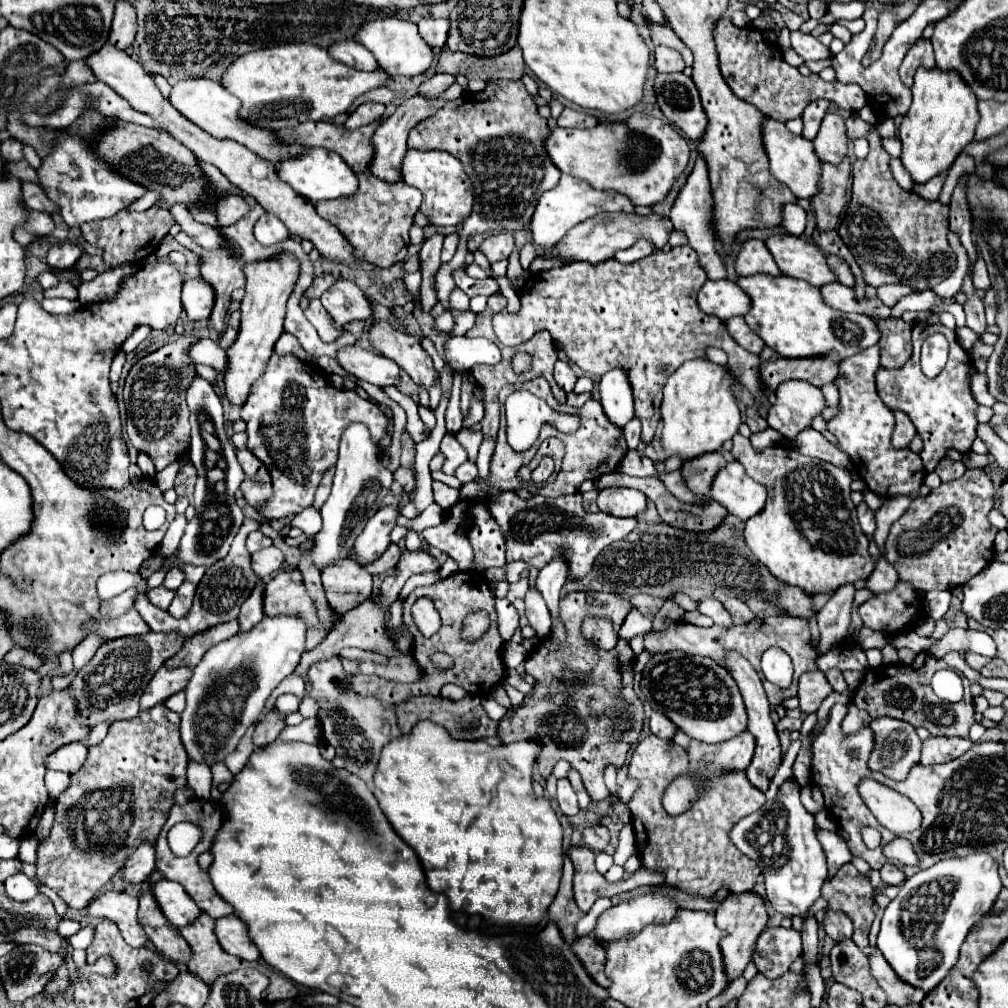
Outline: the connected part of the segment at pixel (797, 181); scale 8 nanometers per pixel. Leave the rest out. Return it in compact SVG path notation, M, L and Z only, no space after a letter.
M763 118L761 122L761 140L763 140L763 150L769 160L769 172L783 182L797 198L811 198L819 190L819 158L813 150L813 144L785 128L785 124L773 120L773 118Z

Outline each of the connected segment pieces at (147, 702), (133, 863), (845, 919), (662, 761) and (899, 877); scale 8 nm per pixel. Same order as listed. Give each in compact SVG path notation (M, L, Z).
M161 668L161 670L157 670L157 674L151 678L151 682L147 684L147 688L139 700L139 712L151 710L153 706L165 702L165 698L183 690L187 686L189 678L191 678L189 668L177 668L177 670Z
M145 840L141 842L141 846L127 858L123 872L125 872L125 880L129 884L133 882L145 882L147 876L153 872L155 868L155 844Z
M827 910L823 928L825 928L827 936L831 936L835 942L839 942L843 938L851 938L851 934L853 934L853 920L847 914L843 914L843 912Z
M647 736L633 750L627 778L637 780L639 788L625 804L633 816L641 866L649 872L663 874L663 886L679 888L687 894L697 894L703 898L711 898L721 888L735 894L747 892L755 886L761 870L751 858L737 850L729 838L729 832L743 816L753 814L753 810L759 810L765 804L765 794L751 786L745 770L725 772L719 776L709 776L707 782L703 782L699 798L693 806L683 814L671 816L665 812L661 798L677 776L689 772L689 766L689 754L671 740Z
M883 864L879 872L881 872L881 880L883 880L885 884L893 884L893 886L897 886L897 884L901 884L901 882L905 880L903 870L897 868L895 864Z

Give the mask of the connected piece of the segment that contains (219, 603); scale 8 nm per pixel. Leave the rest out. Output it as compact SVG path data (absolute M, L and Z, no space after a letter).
M245 518L245 522L241 524L233 544L231 544L231 550L225 558L221 558L219 562L215 562L211 568L207 568L205 576L201 578L199 582L199 588L195 592L195 598L193 598L193 606L191 610L183 616L183 618L173 618L169 612L163 612L163 610L157 610L145 594L139 594L137 600L135 600L135 608L137 612L141 614L141 618L147 622L147 626L153 630L153 632L163 632L163 634L169 634L169 632L177 632L179 636L183 636L185 640L187 638L193 638L195 634L199 632L205 632L217 624L223 624L223 622L231 622L237 618L239 614L239 608L241 604L247 600L247 596L251 594L253 586L257 584L257 576L253 574L251 570L251 556L245 548L245 538L249 532L253 530L259 530L259 522L257 520L249 520Z

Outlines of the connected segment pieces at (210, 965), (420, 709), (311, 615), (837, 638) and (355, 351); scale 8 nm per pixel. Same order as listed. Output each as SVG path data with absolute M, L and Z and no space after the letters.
M207 914L197 916L189 926L179 928L181 936L187 940L187 944L193 948L193 958L189 960L187 968L191 974L201 978L205 984L213 984L219 976L229 974L237 968L243 968L247 962L243 962L237 956L227 954L215 934L213 934L215 920Z
M415 696L409 702L397 706L397 726L403 734L407 734L419 720L431 720L435 724L445 726L449 734L453 734L453 738L483 740L487 736L497 734L497 722L487 716L479 696L465 696L461 700L449 700L443 696Z
M299 570L279 572L265 588L265 616L291 614L301 618L309 628L319 624L317 608L305 590L303 576Z
M853 584L839 586L837 592L829 598L829 602L817 612L817 624L821 632L821 640L817 646L819 656L827 654L831 648L839 646L845 640L845 634L851 626L853 596L855 596Z
M357 344L343 346L341 350L337 350L335 360L345 372L375 386L395 386L399 382L399 366L395 362L389 362L389 358L381 354L359 348Z

